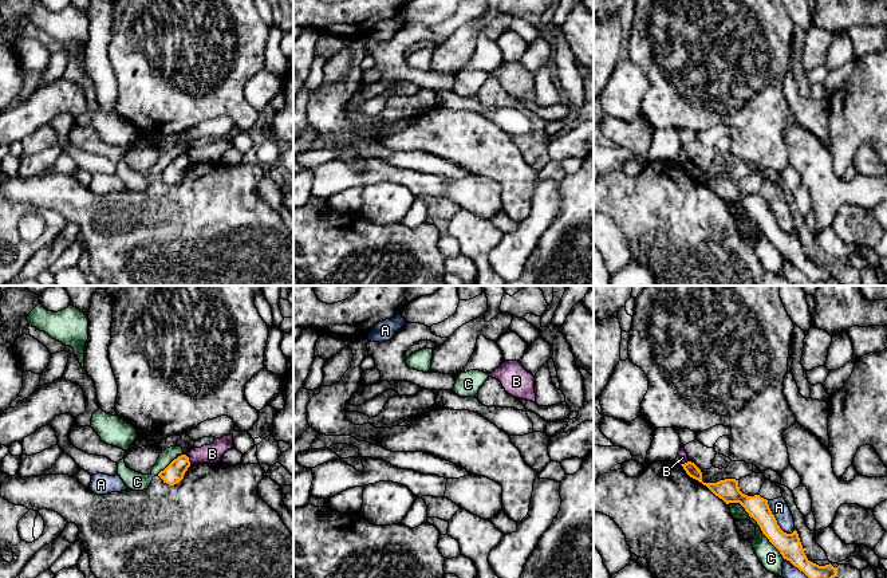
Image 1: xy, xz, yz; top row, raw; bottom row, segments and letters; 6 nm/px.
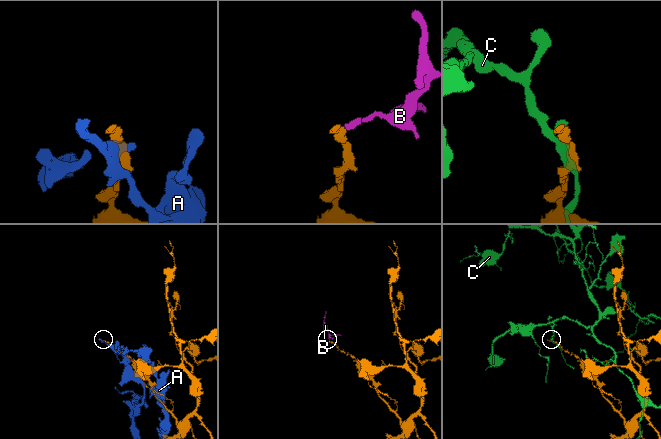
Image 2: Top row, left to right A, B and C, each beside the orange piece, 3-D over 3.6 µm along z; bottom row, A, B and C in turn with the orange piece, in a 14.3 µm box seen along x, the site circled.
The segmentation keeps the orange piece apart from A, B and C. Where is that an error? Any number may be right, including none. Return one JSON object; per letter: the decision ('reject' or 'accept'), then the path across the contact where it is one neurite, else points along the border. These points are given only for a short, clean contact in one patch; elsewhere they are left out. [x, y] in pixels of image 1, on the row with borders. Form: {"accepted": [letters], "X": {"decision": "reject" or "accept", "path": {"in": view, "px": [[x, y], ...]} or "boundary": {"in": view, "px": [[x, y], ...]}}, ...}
{"accepted": [], "A": {"decision": "reject"}, "B": {"decision": "reject", "boundary": {"in": "yz", "px": [[689, 460], [679, 464]]}}, "C": {"decision": "reject"}}

